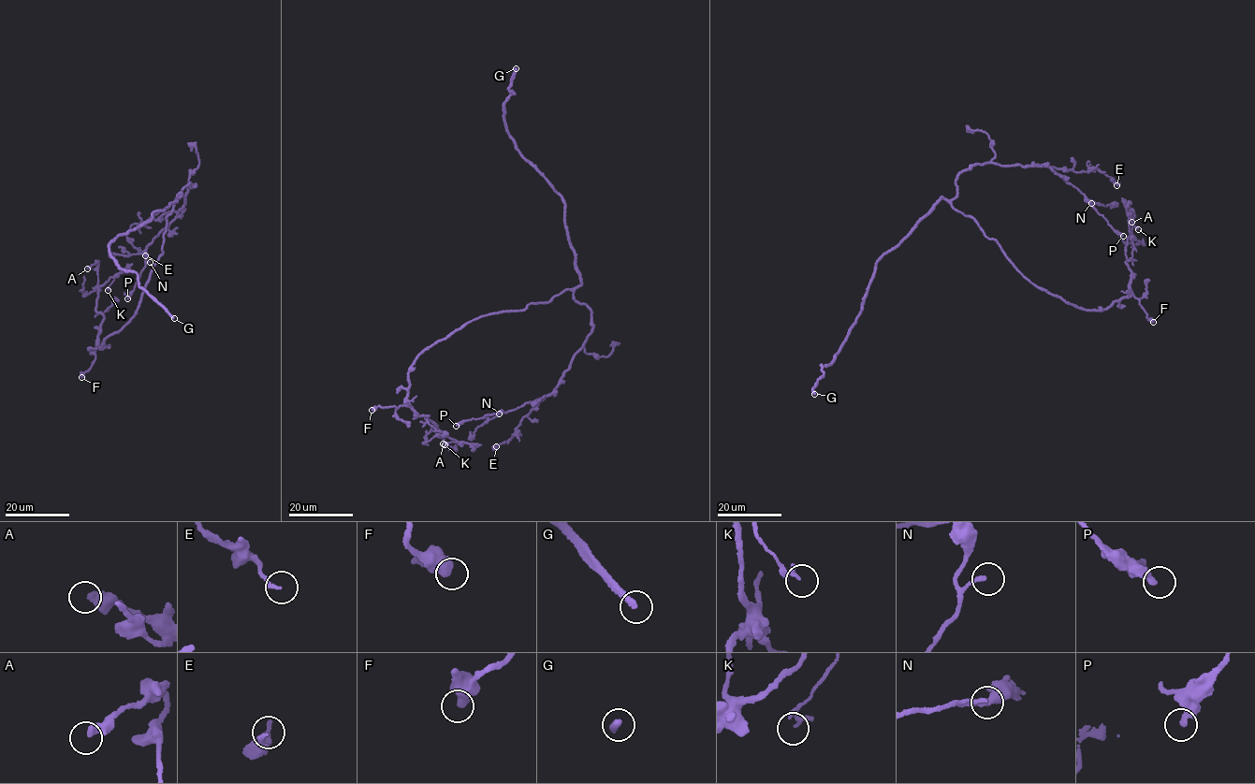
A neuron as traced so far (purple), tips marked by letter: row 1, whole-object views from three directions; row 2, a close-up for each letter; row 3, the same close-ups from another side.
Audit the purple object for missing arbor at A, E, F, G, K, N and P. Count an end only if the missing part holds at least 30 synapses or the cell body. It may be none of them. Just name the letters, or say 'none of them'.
G

